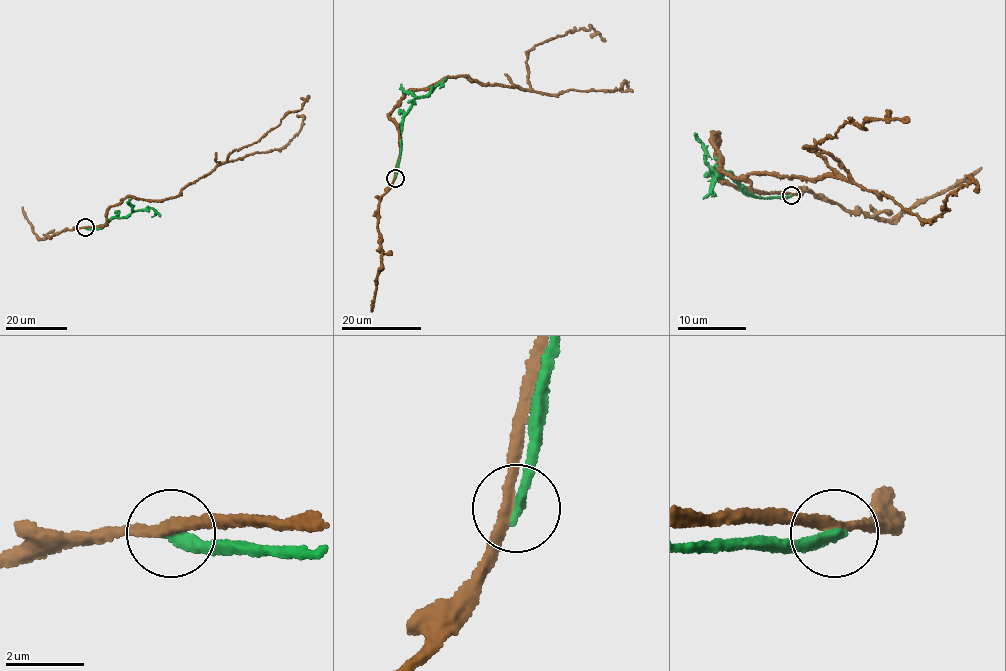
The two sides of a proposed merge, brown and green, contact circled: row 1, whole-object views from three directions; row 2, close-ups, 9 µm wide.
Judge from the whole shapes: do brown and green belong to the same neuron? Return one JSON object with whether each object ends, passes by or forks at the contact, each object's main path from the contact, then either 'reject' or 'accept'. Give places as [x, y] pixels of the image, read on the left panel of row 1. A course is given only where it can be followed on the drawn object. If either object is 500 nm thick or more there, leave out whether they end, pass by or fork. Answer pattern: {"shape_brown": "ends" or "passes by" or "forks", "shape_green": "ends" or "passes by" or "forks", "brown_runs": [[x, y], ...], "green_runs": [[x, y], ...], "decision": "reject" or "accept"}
{"shape_brown": "passes by", "shape_green": "ends", "brown_runs": [[84, 228], [102, 227], [108, 208], [129, 196], [177, 197], [299, 110], [310, 95]], "green_runs": [[84, 228], [98, 230], [116, 217], [149, 208], [155, 212], [152, 217]], "decision": "reject"}

